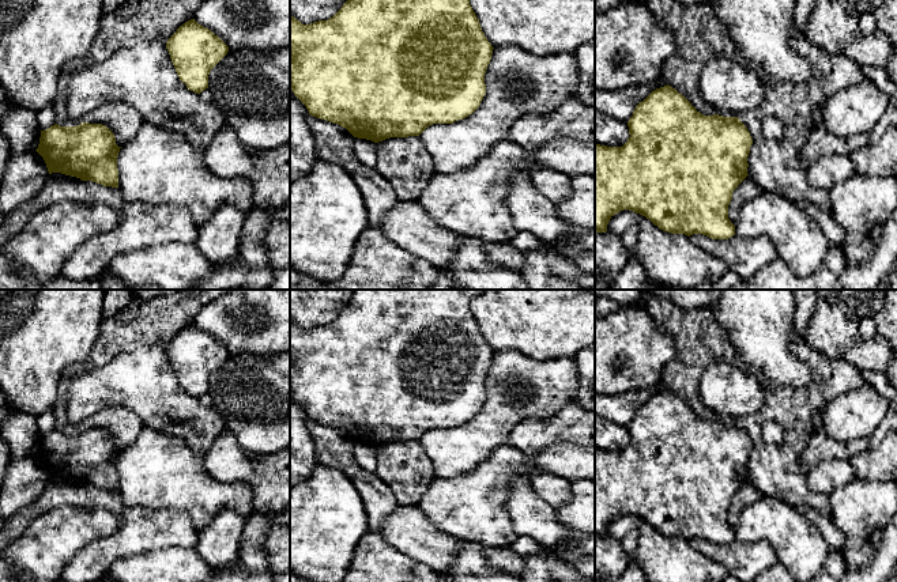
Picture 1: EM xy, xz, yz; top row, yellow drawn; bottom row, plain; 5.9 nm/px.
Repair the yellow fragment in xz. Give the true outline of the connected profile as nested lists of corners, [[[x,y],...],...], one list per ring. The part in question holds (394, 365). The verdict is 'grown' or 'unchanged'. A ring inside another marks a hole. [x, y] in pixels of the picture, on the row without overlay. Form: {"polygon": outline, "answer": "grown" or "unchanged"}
{"polygon": [[[354,290],[348,305],[328,325],[302,329],[290,321],[290,393],[310,420],[374,447],[419,441],[433,428],[453,428],[472,419],[485,398],[493,351],[470,305],[485,290]]], "answer": "unchanged"}

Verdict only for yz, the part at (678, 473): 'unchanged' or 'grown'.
unchanged

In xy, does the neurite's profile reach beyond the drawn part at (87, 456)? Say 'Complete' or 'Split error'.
Complete

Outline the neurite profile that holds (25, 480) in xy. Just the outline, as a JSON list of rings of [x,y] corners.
[[[37,456],[12,458],[0,488],[0,518],[8,519],[33,503],[45,490],[49,476]]]

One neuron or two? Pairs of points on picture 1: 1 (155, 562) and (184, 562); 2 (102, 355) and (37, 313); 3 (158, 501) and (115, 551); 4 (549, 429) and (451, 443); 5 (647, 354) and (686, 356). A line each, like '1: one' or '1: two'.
1: one
2: two
3: two
4: two
5: two

